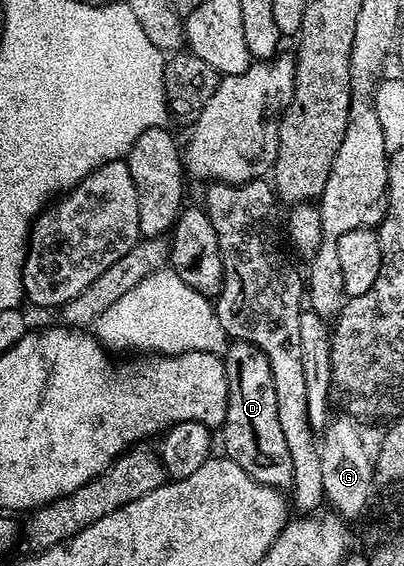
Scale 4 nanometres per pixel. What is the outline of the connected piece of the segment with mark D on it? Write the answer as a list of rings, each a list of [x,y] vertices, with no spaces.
[[[235,342],[222,353],[229,382],[229,402],[221,429],[226,459],[237,462],[245,474],[273,488],[286,489],[292,483],[293,461],[289,445],[277,419],[277,390],[273,390],[273,370],[269,358],[257,346]]]

